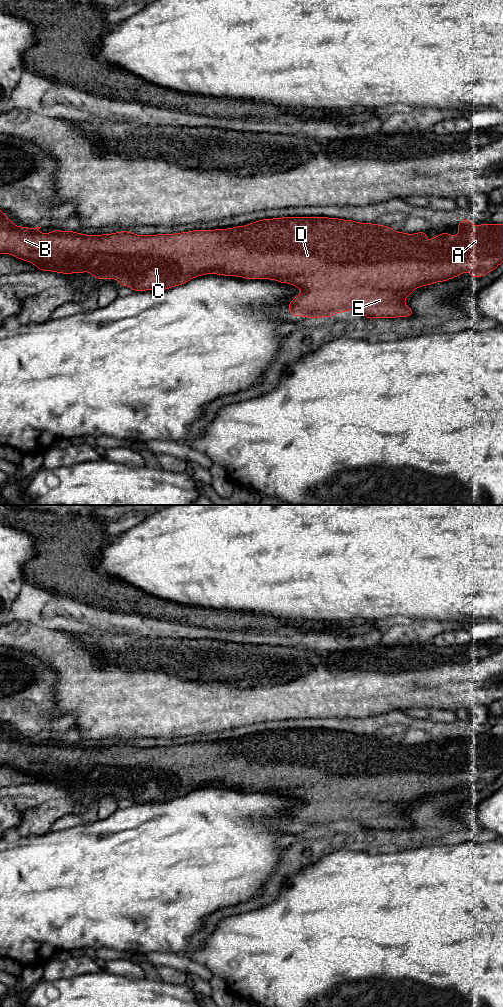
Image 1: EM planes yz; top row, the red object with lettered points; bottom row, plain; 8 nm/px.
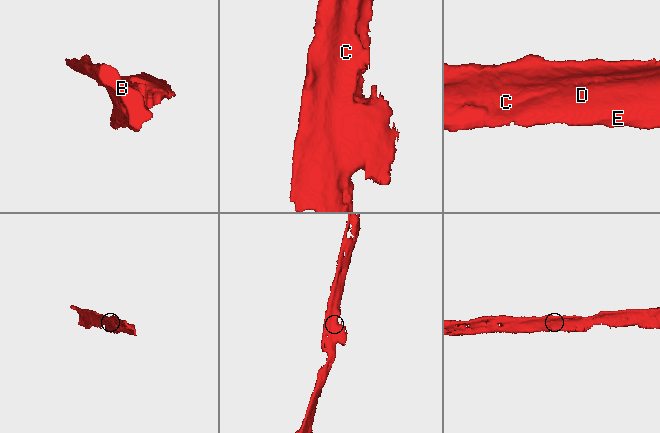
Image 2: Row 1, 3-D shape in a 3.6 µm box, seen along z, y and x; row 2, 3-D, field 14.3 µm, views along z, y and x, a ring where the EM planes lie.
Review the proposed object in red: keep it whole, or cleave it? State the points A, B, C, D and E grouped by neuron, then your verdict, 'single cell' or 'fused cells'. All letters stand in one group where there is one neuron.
A B C D E | single cell

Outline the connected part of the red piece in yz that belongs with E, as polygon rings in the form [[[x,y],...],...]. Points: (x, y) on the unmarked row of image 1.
[[[0,722],[0,766],[11,766],[18,771],[32,774],[38,782],[52,783],[64,786],[71,786],[73,784],[84,786],[85,782],[89,783],[94,790],[97,791],[118,791],[120,799],[130,798],[132,803],[145,803],[145,802],[164,802],[185,796],[192,790],[202,788],[205,786],[214,785],[217,787],[237,788],[246,791],[272,791],[281,795],[289,795],[303,804],[297,807],[294,812],[289,815],[288,822],[293,828],[302,828],[308,830],[330,829],[339,824],[346,824],[348,822],[357,822],[364,826],[368,833],[374,829],[378,830],[395,830],[395,829],[412,829],[412,822],[403,814],[404,811],[411,806],[411,804],[425,797],[435,796],[436,794],[444,794],[452,791],[458,787],[462,787],[468,783],[471,789],[482,789],[485,786],[493,783],[497,778],[503,774],[503,736],[482,736],[472,737],[469,731],[464,731],[458,735],[459,743],[457,748],[451,748],[448,744],[432,748],[431,753],[427,757],[427,746],[425,744],[417,744],[415,746],[407,746],[403,744],[396,745],[392,740],[385,737],[376,737],[374,735],[358,735],[352,732],[343,732],[337,730],[327,729],[283,729],[274,731],[263,731],[257,734],[252,734],[246,738],[237,738],[229,741],[216,741],[216,742],[195,742],[189,744],[181,744],[177,746],[158,746],[158,747],[135,747],[131,744],[121,743],[113,746],[103,747],[84,747],[77,744],[56,741],[54,744],[41,746],[38,742],[41,740],[27,740],[14,738],[13,732],[10,732]]]

